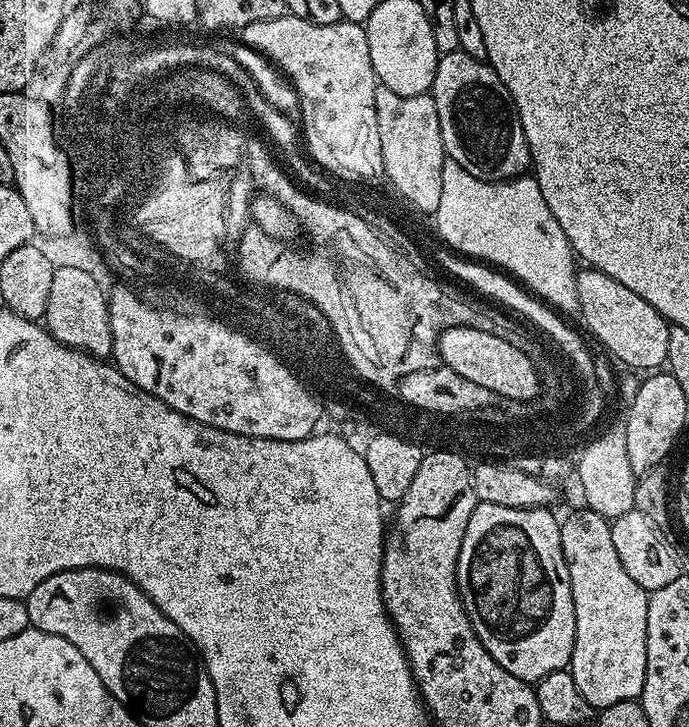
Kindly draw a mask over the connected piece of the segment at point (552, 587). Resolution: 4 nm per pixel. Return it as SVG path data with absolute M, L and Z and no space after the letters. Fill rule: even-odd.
M477 503L474 514L470 514L470 522L466 522L466 534L462 538L462 550L458 554L456 567L456 587L460 589L460 600L464 604L466 614L474 626L476 636L486 646L490 658L502 666L502 670L510 670L514 678L535 685L537 680L546 678L546 674L565 671L571 665L574 638L576 637L576 619L574 618L574 598L570 586L570 570L562 550L560 537L560 520L548 513L547 507L515 508L514 506L494 506L493 504Z

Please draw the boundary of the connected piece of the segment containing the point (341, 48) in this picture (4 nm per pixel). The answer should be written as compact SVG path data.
M285 14L266 22L250 22L245 28L239 29L238 36L246 47L260 53L279 69L290 83L291 91L300 99L298 120L302 125L302 140L313 165L336 176L348 173L369 177L378 173L382 157L378 114L374 110L378 81L374 66L370 66L370 46L366 43L363 24L353 24L351 20L343 18L337 24L315 24L306 18Z

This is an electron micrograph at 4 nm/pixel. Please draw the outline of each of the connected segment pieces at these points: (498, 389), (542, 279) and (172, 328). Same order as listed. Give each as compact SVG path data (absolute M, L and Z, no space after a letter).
M451 328L440 336L438 360L456 375L476 382L508 399L534 400L538 395L538 377L534 362L517 346L495 337L487 328Z
M445 159L442 166L442 198L438 198L434 213L434 228L449 249L503 270L556 312L579 313L580 302L576 289L578 260L566 234L562 234L562 226L558 226L558 218L550 214L550 206L546 206L546 198L542 198L535 175L516 176L513 180L483 180L466 174L458 162Z
M116 288L113 292L109 291L107 297L112 335L111 359L120 373L137 388L154 394L166 402L166 406L178 410L178 414L186 414L188 420L197 420L230 434L271 440L301 440L317 431L320 408L315 398L279 360L281 357L265 347L259 339L249 338L231 323L221 328L218 324L211 324L180 310L159 312L154 305L139 300L128 288Z

